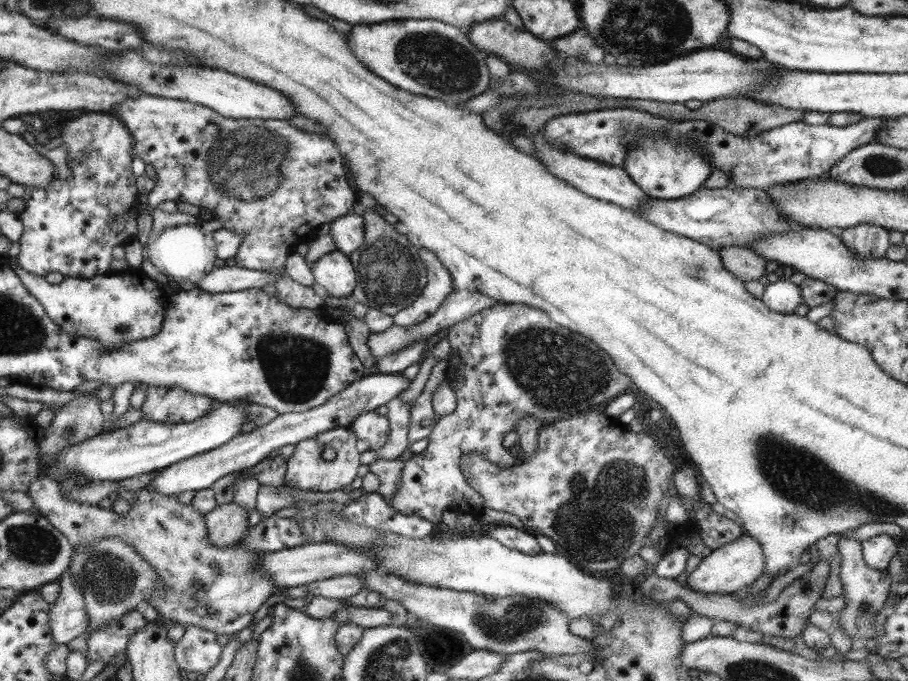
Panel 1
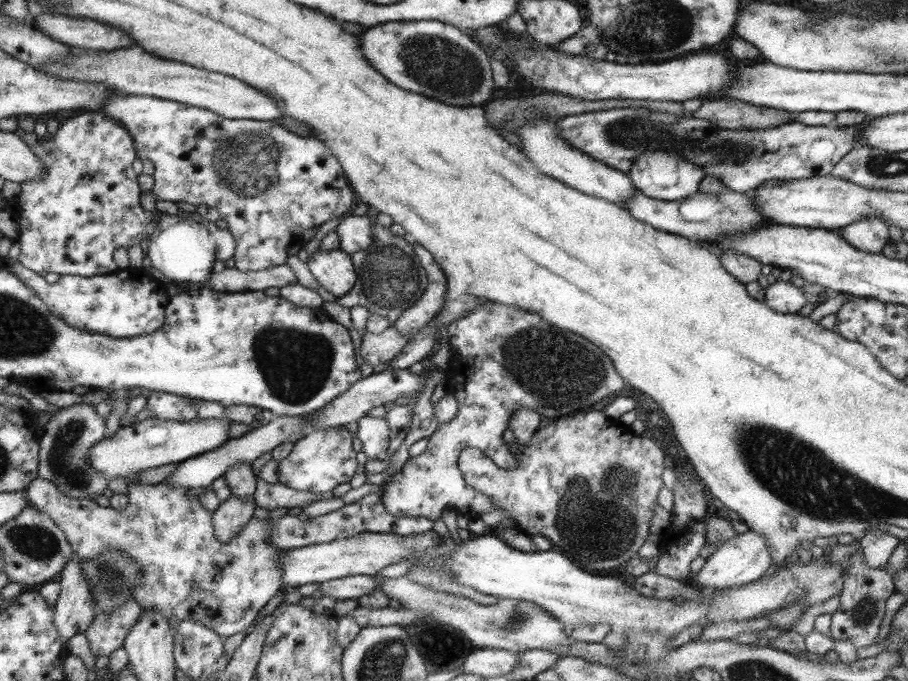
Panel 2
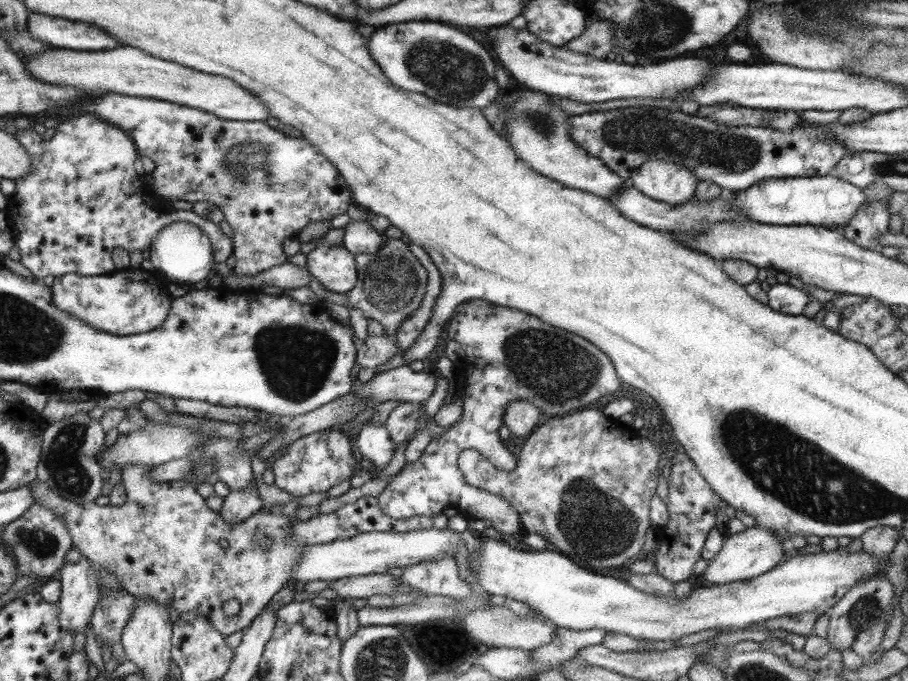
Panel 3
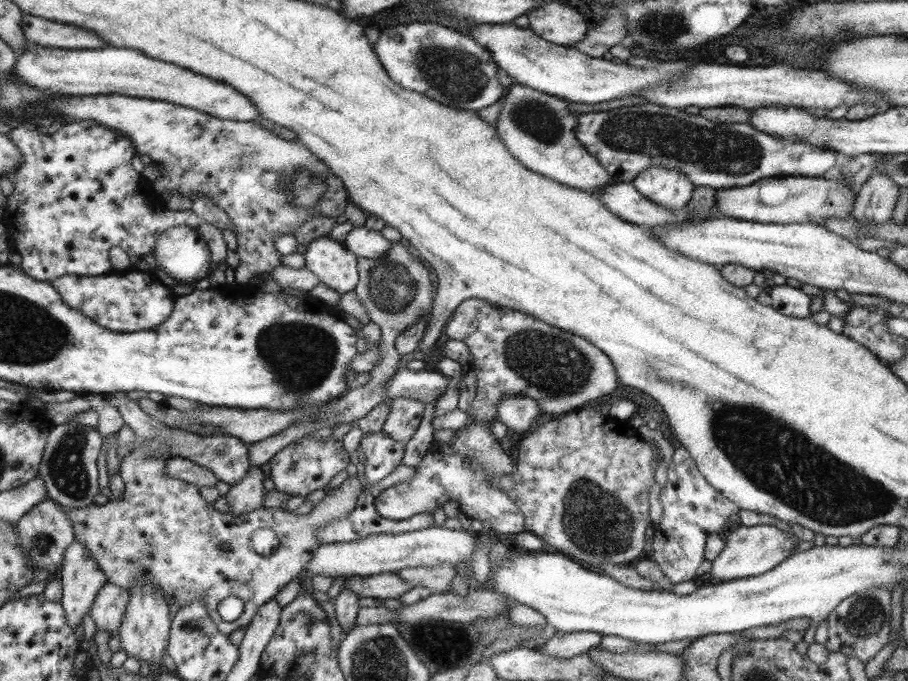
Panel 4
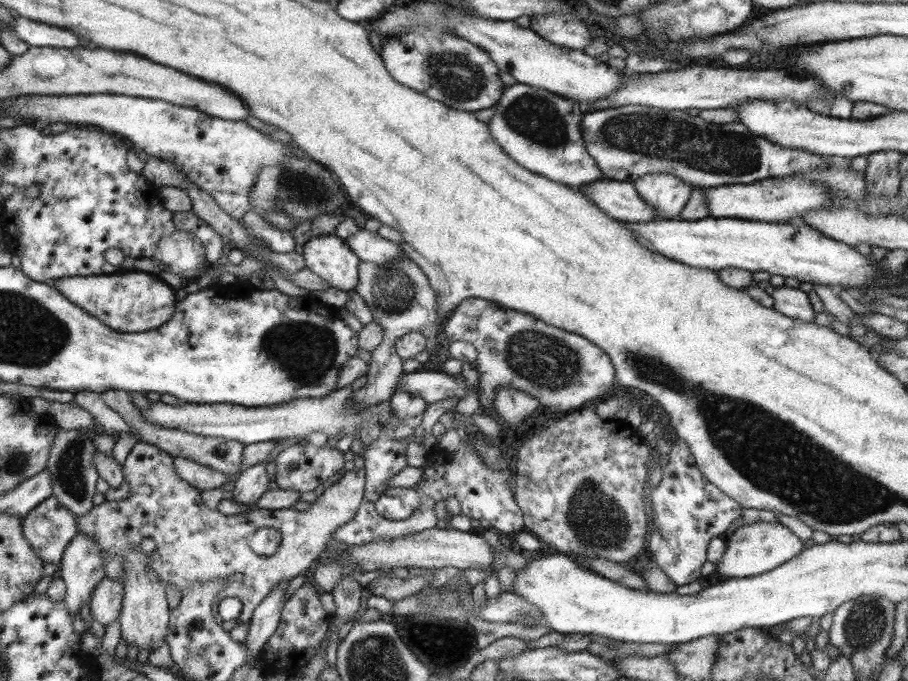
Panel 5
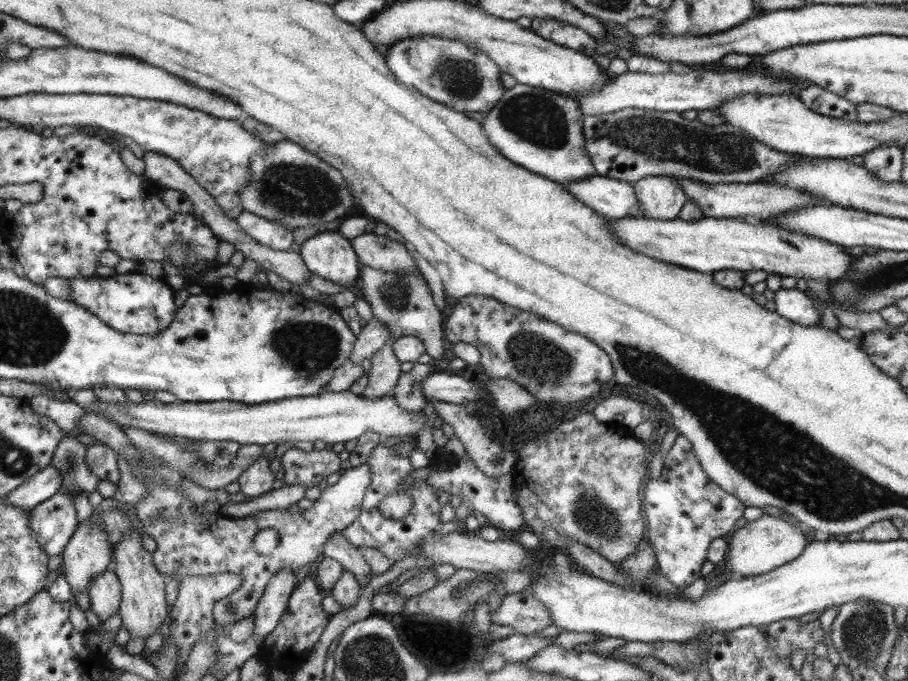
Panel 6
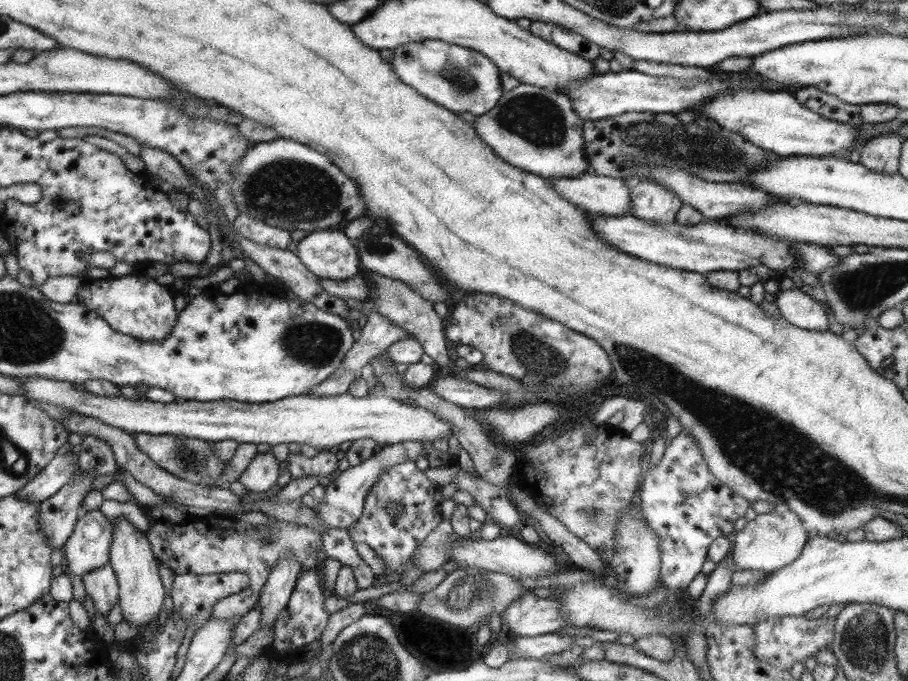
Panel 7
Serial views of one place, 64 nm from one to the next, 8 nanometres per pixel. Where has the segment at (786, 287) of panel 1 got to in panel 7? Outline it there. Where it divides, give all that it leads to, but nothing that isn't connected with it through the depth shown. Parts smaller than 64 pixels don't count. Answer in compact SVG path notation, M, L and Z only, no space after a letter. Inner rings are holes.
M779 290L775 302L783 320L805 330L827 330L825 306L819 306L815 298L803 294L801 290Z

